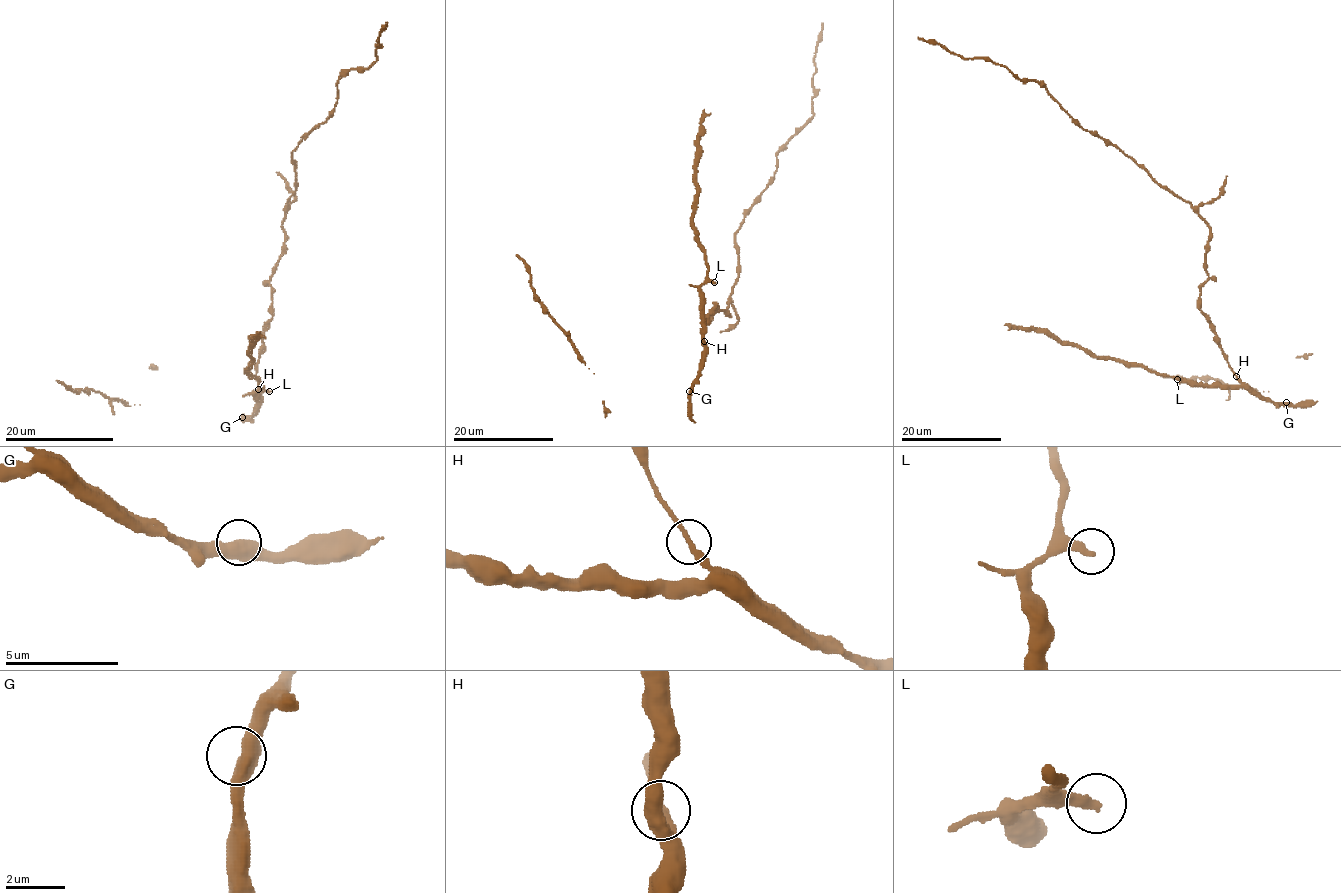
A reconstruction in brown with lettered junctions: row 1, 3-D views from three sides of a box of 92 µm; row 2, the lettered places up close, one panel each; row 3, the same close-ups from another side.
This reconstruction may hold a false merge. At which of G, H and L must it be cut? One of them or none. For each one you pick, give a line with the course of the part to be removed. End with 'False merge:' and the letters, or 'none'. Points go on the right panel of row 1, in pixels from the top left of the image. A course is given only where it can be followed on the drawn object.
False merge: none

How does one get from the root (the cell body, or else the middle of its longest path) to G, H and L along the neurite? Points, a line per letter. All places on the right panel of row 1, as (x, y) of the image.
G: (1206, 269), (1208, 280), (1201, 287), (1200, 310), (1228, 366), (1262, 396), (1286, 402)
H: (1206, 269), (1208, 280), (1201, 287), (1200, 310), (1236, 376)
L: (1206, 269), (1208, 280), (1201, 287), (1200, 310), (1241, 384), (1202, 385), (1177, 379)

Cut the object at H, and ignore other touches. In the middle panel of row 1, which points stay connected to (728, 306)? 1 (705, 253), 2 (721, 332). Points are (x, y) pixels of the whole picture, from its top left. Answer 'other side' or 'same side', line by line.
1: other side
2: same side

